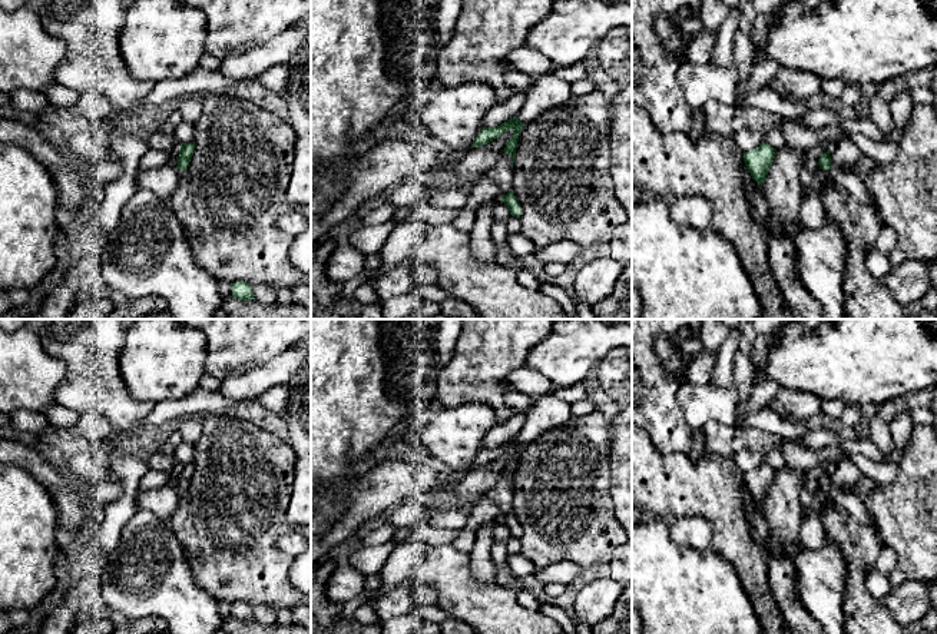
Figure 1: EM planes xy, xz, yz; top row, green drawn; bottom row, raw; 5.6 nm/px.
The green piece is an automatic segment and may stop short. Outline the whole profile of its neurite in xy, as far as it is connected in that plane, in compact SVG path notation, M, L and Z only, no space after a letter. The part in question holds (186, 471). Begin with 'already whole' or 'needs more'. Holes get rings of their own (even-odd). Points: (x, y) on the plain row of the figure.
already whole; M195 462L179 467L178 489L186 492L195 472Z

